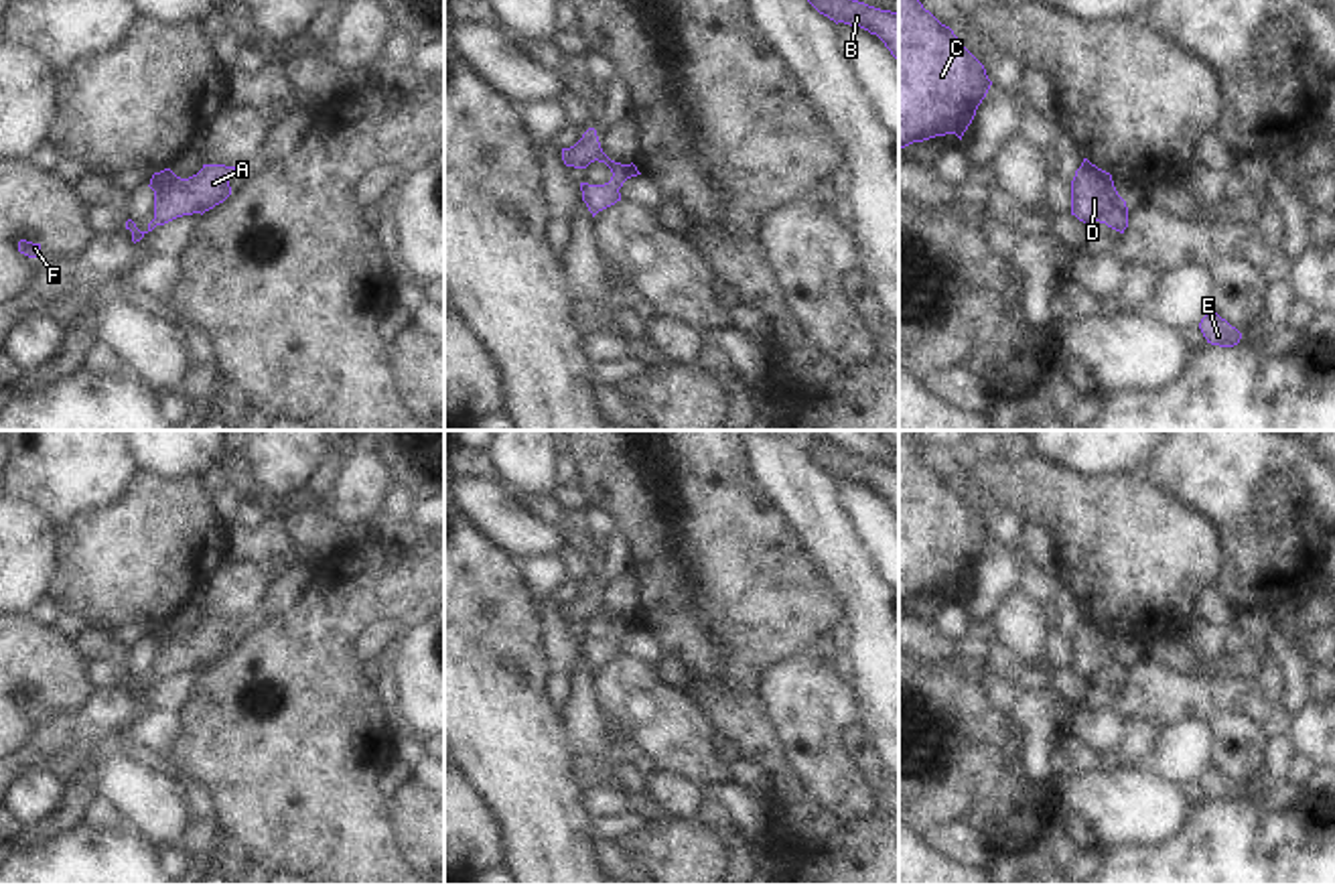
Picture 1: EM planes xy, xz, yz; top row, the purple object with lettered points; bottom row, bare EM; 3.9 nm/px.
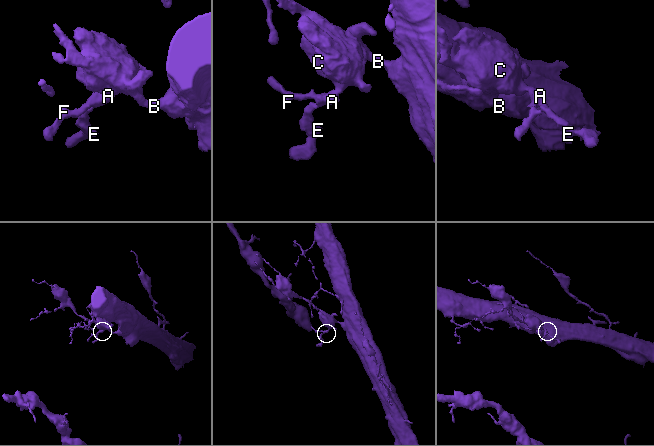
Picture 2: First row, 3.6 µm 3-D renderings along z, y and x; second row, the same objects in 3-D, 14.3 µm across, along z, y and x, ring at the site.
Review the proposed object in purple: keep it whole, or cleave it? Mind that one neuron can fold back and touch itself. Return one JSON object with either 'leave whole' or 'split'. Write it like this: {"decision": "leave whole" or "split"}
{"decision": "leave whole"}

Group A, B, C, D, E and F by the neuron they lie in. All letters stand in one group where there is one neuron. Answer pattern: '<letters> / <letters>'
A B C D E F

